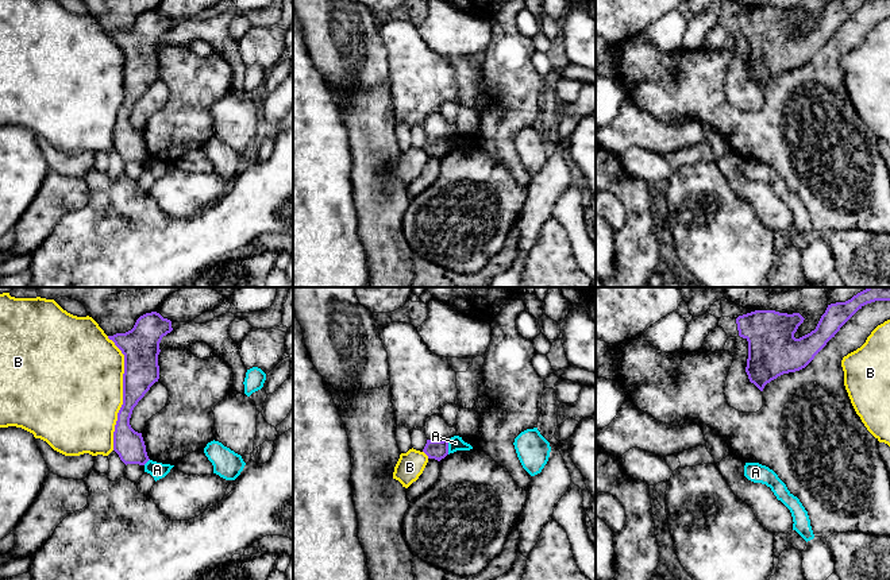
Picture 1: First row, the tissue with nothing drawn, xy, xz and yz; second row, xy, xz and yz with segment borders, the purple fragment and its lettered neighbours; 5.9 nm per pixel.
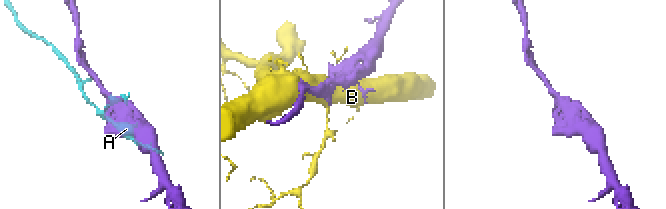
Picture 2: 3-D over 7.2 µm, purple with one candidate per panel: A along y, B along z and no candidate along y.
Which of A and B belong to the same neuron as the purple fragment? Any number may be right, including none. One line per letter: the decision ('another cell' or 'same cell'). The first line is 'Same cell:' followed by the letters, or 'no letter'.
Same cell: no letter
A: another cell
B: another cell

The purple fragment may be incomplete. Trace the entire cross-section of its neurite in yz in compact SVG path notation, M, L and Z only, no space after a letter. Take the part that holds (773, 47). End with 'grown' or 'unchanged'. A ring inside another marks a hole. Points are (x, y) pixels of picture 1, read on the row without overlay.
M836 0L828 3L817 24L810 31L795 36L794 31L804 20L800 11L779 11L775 8L755 8L736 16L739 34L748 39L745 70L751 81L760 89L778 74L805 66L814 54L835 35L840 26L864 3L871 0Z; unchanged

